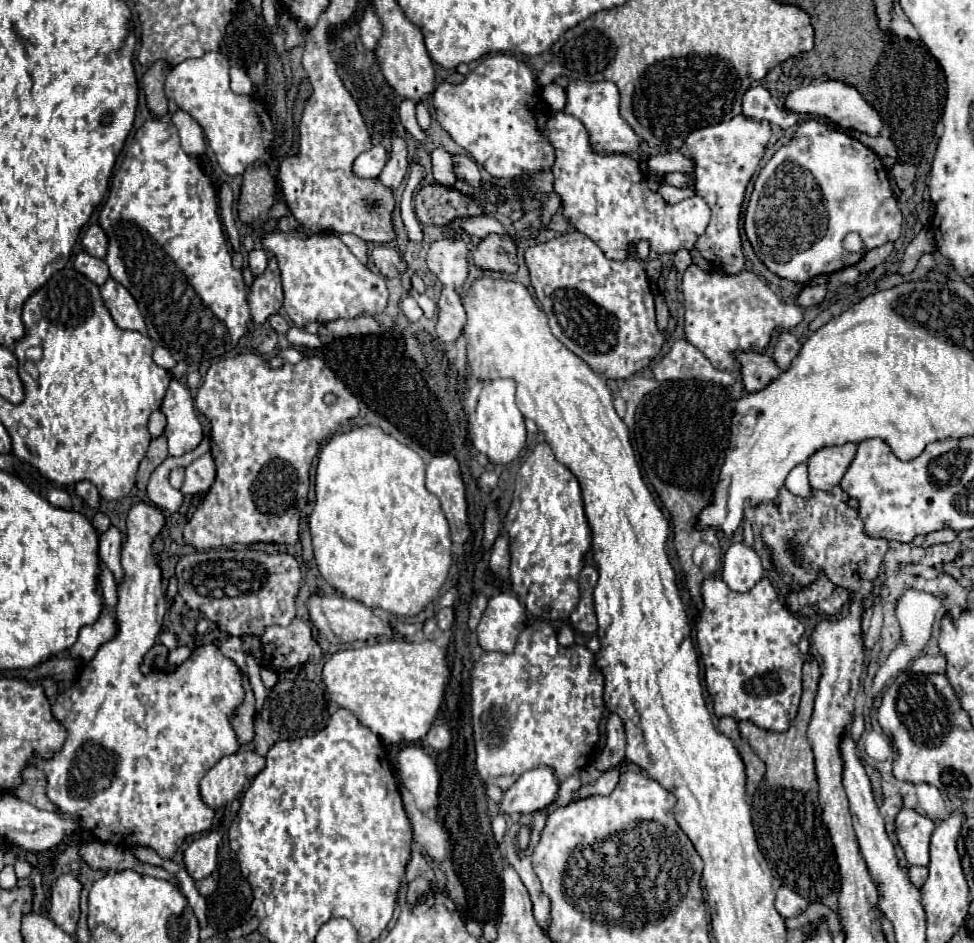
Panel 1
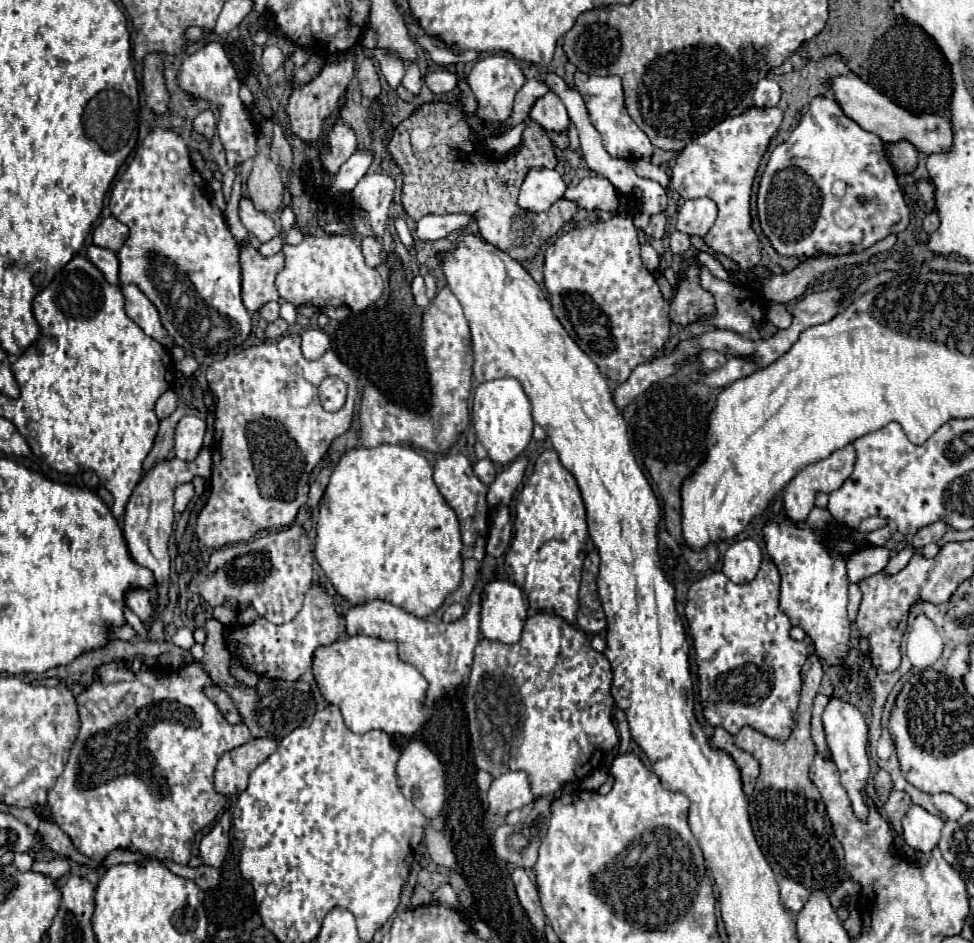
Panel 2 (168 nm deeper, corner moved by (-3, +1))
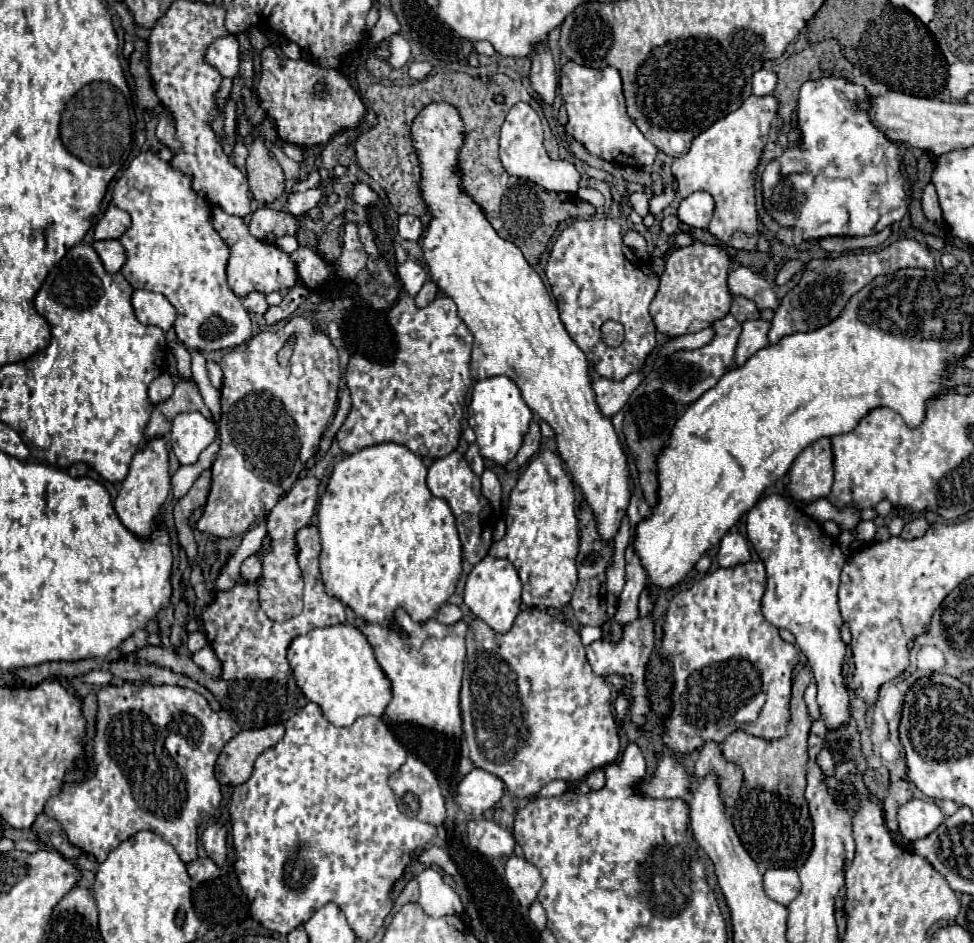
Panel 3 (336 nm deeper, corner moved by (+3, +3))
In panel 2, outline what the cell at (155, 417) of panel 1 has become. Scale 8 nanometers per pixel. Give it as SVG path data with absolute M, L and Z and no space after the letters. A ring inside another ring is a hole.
M170 388L170 390L166 390L166 392L158 398L158 402L156 402L156 416L162 420L162 418L170 416L176 406L178 406L178 394Z

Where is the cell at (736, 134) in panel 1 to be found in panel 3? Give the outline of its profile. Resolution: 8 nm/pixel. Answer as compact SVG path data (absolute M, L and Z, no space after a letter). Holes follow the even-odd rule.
M748 96L738 110L730 112L714 126L698 134L684 156L674 158L672 174L678 182L680 196L688 196L698 190L712 194L716 208L708 224L708 232L724 244L730 244L736 232L742 232L746 236L758 234L758 214L754 200L756 168L762 156L762 148L766 144L764 136L768 136L770 132L776 110L778 102L774 96Z

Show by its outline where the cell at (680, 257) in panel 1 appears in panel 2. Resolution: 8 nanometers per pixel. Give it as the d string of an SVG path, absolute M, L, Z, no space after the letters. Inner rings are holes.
M674 230L674 232L670 234L670 250L672 250L674 254L684 254L688 248L690 248L690 236L684 234L684 232Z

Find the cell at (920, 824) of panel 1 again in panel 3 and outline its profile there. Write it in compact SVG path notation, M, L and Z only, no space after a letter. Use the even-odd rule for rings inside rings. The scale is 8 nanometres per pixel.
M910 800L898 810L898 826L906 840L914 842L932 834L944 820L944 814L934 802Z

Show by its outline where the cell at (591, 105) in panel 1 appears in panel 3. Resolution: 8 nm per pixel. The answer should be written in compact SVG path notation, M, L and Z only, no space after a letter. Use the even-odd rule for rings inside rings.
M568 62L562 66L560 72L560 92L568 110L566 132L572 134L574 140L582 142L594 156L608 162L616 162L620 166L652 166L658 150L644 138L644 134L626 114L622 82L616 68L592 70L586 66L578 66L576 62Z

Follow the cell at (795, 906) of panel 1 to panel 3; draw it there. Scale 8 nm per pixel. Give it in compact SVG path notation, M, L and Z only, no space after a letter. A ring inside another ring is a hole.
M772 868L764 874L764 890L778 904L788 906L800 894L798 872L790 868Z

